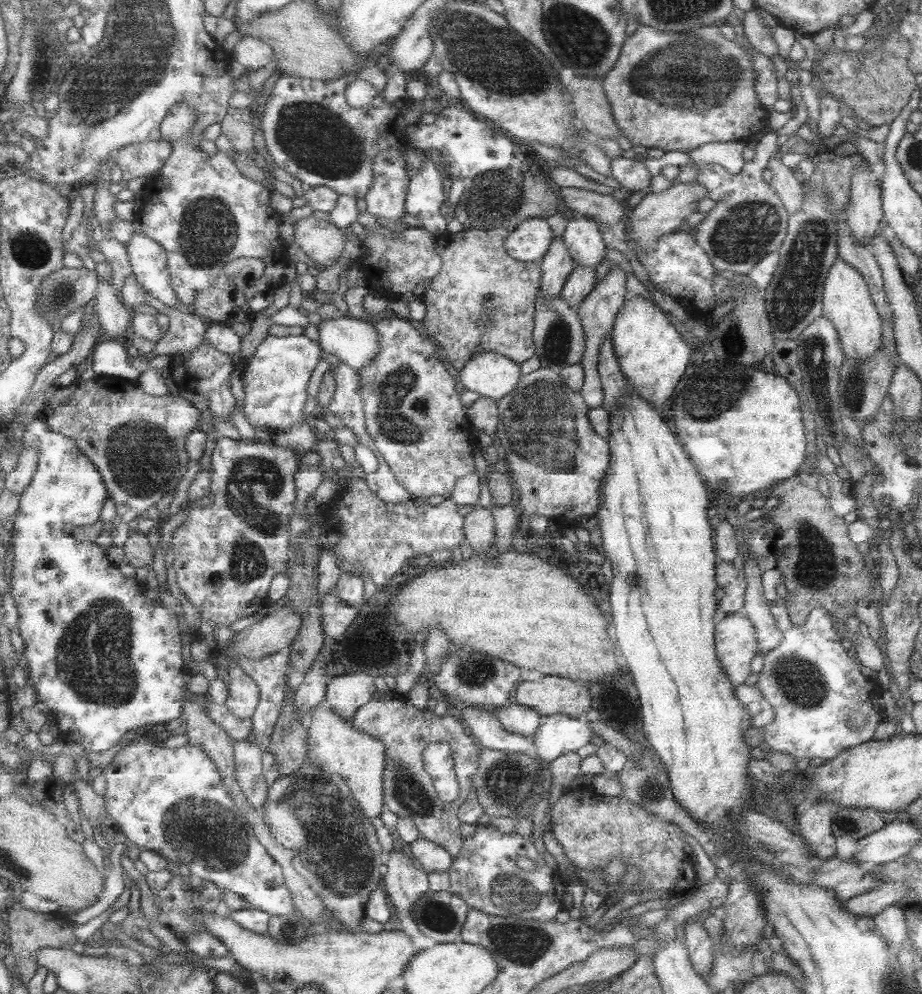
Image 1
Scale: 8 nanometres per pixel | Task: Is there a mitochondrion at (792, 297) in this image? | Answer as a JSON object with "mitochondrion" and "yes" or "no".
{"mitochondrion":"yes"}

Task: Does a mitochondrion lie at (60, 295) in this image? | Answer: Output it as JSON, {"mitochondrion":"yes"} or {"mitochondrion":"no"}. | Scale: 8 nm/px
{"mitochondrion":"yes"}

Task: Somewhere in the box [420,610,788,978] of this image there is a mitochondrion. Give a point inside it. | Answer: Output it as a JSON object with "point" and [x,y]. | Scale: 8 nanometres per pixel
{"point":[516,893]}

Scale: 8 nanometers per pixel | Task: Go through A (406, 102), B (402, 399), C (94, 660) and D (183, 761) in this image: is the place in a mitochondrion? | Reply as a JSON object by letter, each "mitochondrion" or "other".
{"A":"other","B":"mitochondrion","C":"mitochondrion","D":"other"}

